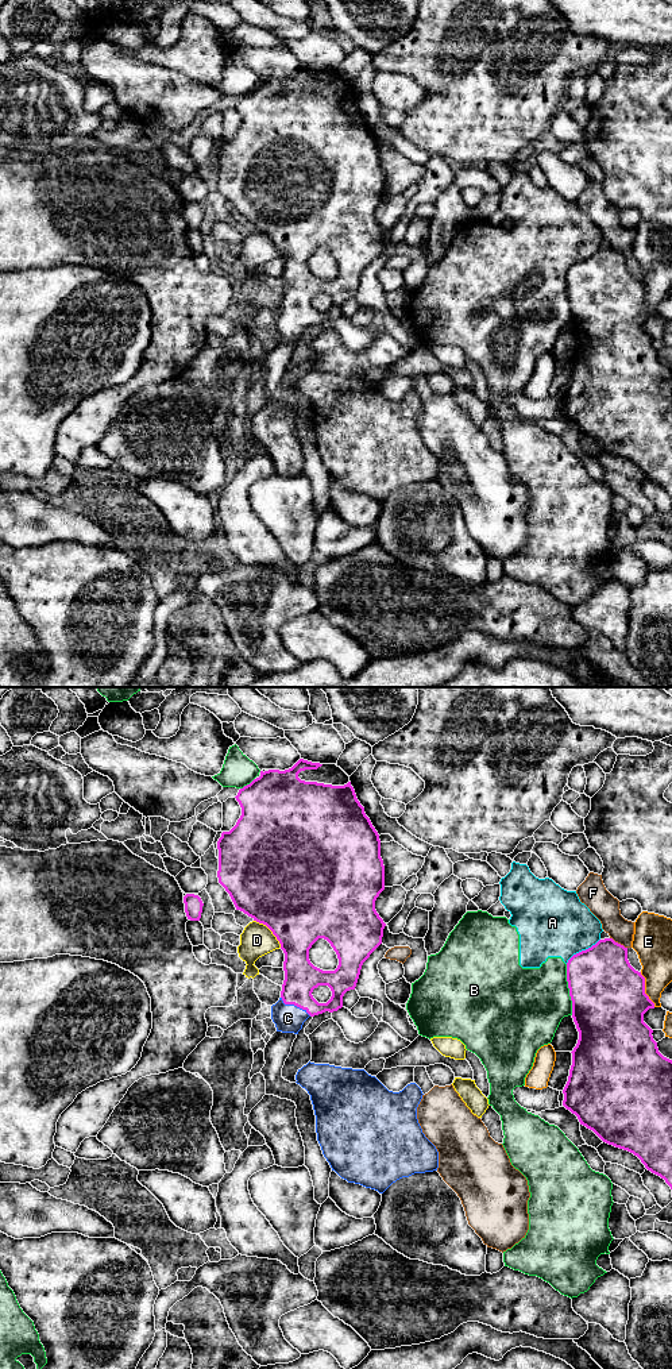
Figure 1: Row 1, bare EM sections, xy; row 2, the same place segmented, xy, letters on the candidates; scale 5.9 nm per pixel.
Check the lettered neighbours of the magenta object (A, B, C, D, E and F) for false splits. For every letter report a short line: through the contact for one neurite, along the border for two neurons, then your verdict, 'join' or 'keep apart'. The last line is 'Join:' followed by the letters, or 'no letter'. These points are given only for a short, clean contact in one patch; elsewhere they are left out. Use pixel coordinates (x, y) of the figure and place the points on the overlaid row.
A: keep apart
B: keep apart
C: xy (301, 976), (294, 1005), (288, 1018) | join
D: keep apart
E: keep apart
F: keep apart
Join: C

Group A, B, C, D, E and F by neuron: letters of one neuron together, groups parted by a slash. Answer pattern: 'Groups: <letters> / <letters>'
Groups: A B / C / D / E / F

